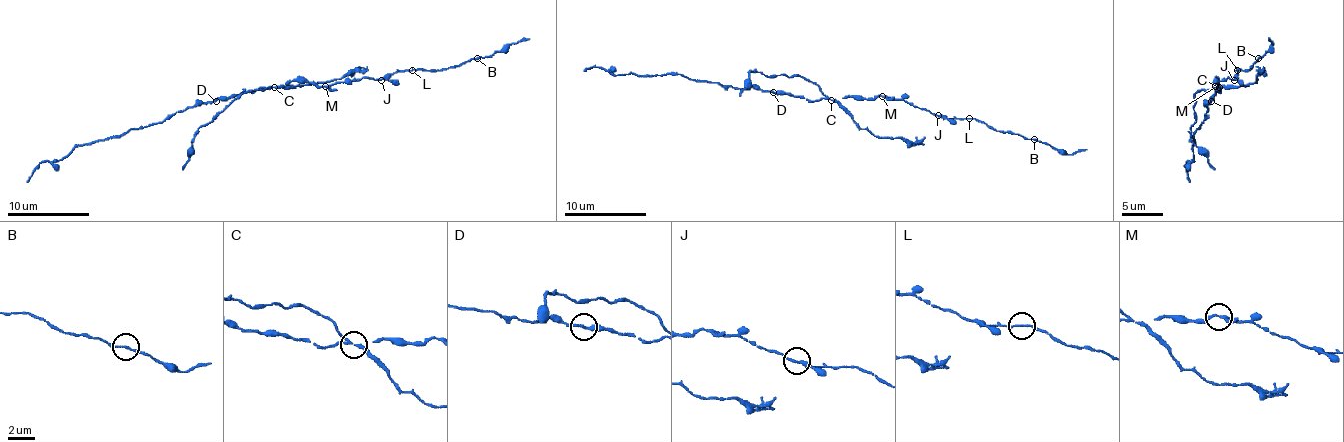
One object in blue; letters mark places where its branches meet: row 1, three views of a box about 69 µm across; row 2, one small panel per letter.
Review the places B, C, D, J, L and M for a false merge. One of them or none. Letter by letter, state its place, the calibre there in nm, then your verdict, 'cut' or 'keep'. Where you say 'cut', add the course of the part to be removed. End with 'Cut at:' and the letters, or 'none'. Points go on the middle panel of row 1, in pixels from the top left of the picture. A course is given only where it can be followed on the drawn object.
B: at (1034, 139); 150 nm thick; keep
C: at (831, 100); 180 nm thick; cut; foreign part runs (830, 100), (816, 84), (795, 76), (766, 76), (758, 71), (750, 73), (750, 82), (740, 96)
D: at (773, 92); 240 nm thick; keep
J: at (938, 115); 200 nm thick; keep
L: at (969, 118); 130 nm thick; keep
M: at (882, 96); 160 nm thick; keep
Cut at: C

